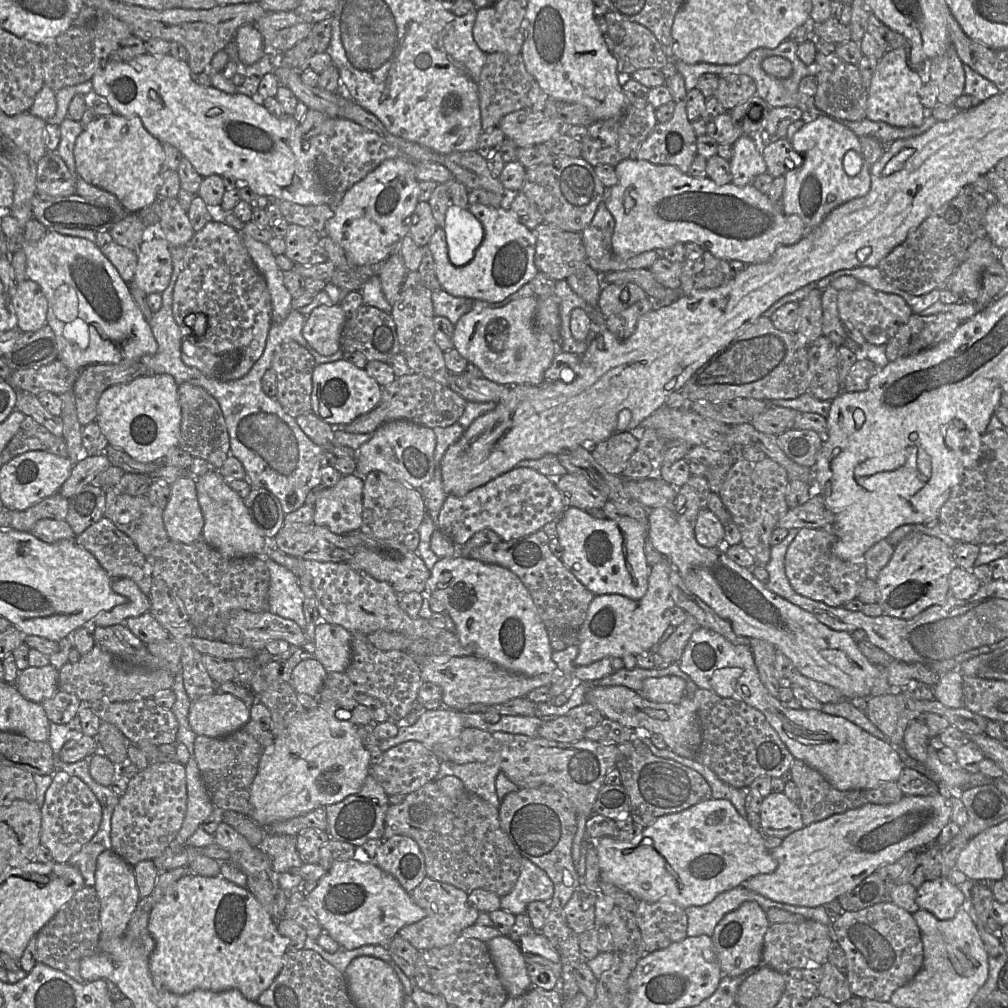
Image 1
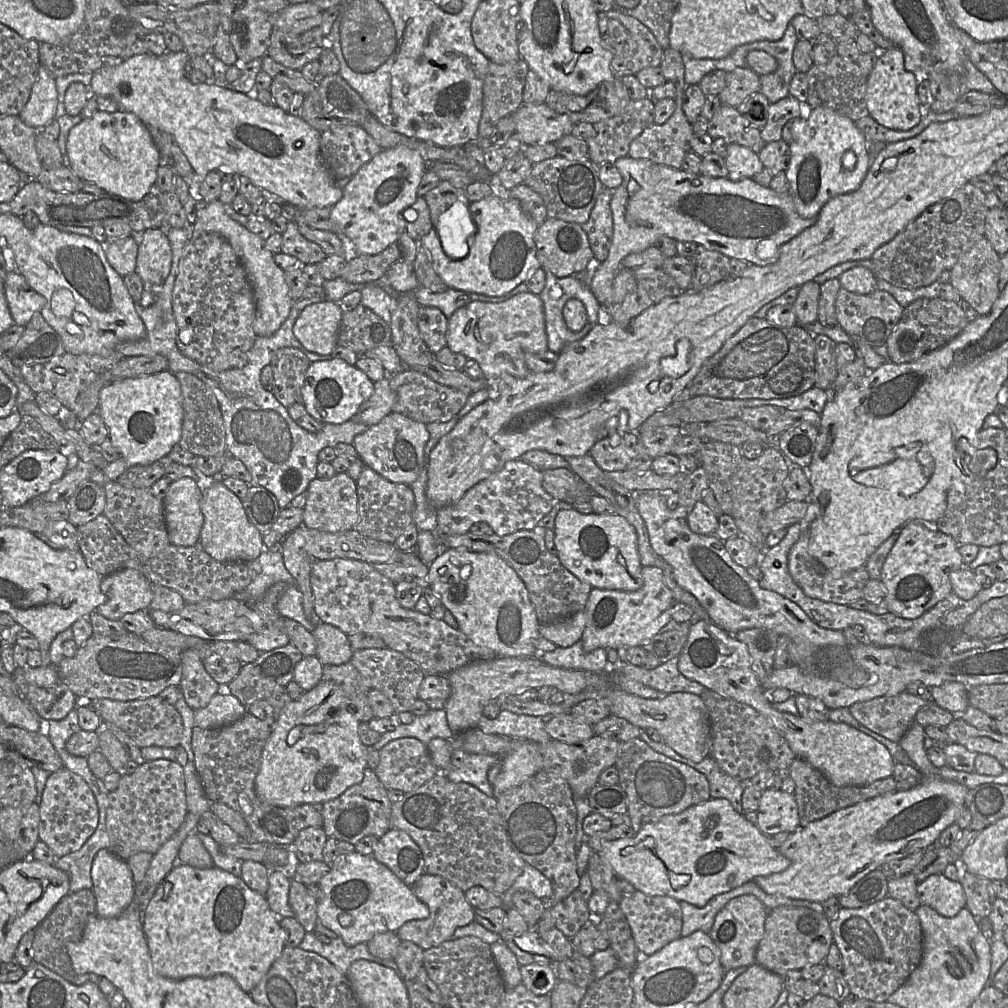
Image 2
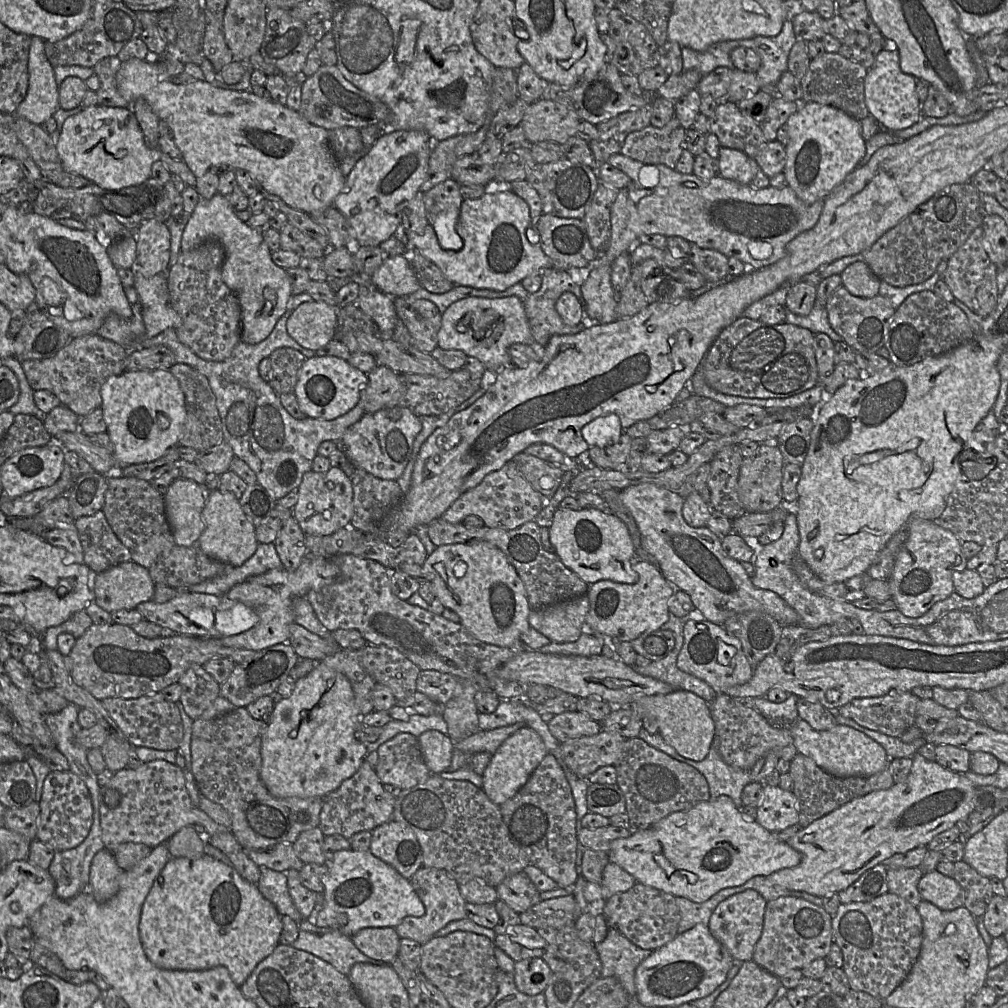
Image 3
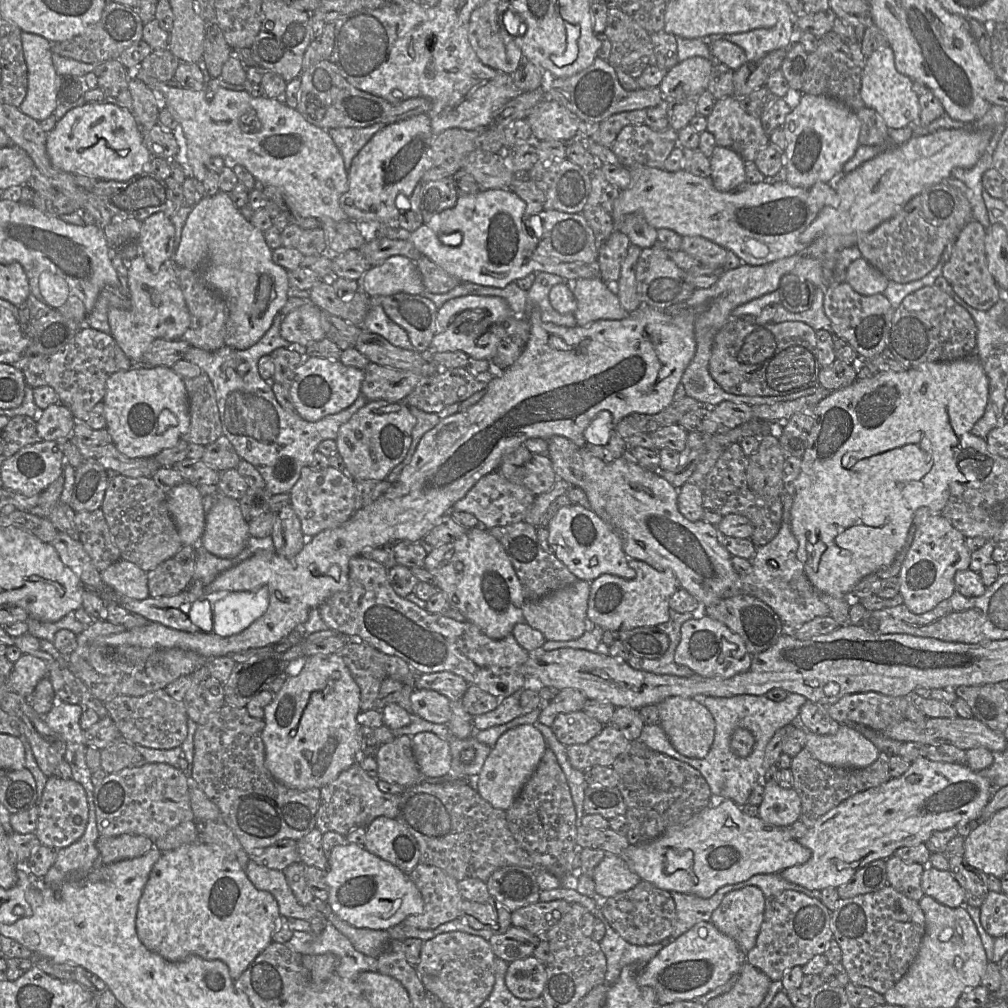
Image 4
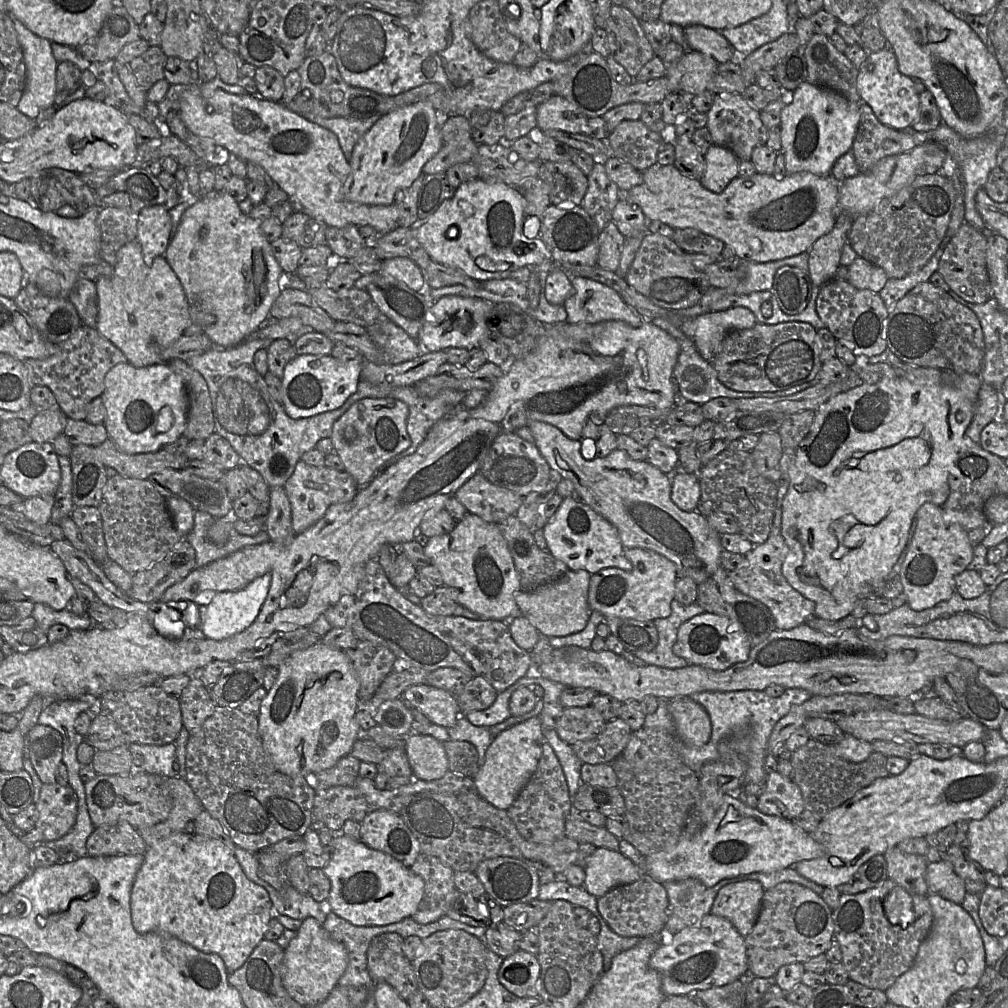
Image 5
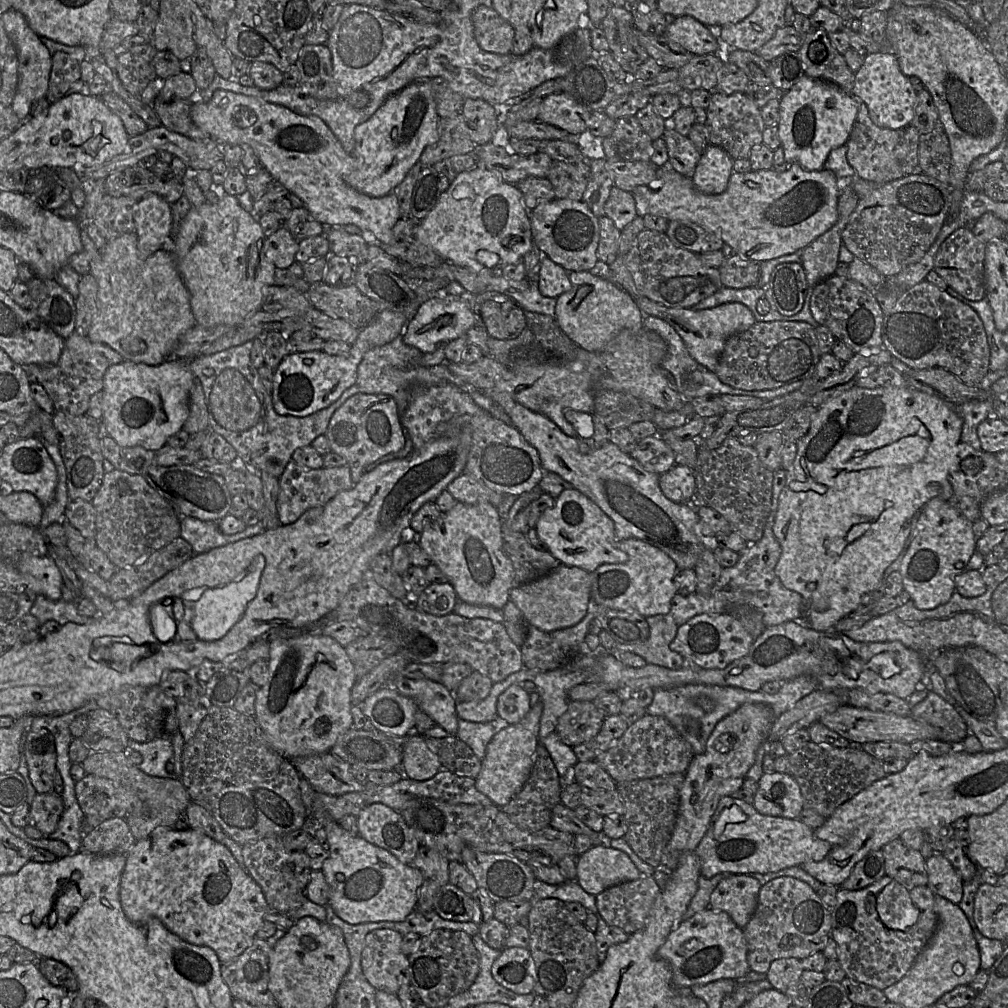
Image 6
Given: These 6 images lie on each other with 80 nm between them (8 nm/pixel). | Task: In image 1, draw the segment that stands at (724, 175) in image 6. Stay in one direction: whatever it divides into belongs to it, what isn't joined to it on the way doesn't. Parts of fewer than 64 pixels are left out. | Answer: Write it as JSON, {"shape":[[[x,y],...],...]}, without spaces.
{"shape":[[[743,135],[733,144],[733,156],[730,163],[732,183],[745,186],[752,183],[754,178],[767,172],[767,166],[754,138]]]}

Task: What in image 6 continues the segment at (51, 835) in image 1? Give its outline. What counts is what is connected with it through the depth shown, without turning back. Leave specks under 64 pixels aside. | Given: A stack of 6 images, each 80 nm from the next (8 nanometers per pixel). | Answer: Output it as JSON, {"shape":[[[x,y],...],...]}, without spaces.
{"shape":[[[38,794],[31,803],[34,826],[47,835],[57,829],[63,813],[63,800],[61,794]]]}

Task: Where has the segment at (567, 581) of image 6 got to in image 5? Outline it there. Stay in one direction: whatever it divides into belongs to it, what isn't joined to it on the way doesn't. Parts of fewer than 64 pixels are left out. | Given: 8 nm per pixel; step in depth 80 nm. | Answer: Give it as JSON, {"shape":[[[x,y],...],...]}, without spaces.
{"shape":[[[568,570],[556,581],[544,584],[534,590],[520,590],[515,594],[515,603],[530,624],[541,635],[563,637],[582,631],[587,625],[590,607],[588,589],[591,574],[586,570]]]}

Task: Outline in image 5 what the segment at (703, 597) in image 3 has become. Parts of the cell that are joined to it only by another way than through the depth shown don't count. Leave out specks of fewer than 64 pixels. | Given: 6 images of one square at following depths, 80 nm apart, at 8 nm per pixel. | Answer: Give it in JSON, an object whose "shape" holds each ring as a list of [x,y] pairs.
{"shape":[[[532,421],[527,427],[534,437],[534,444],[550,468],[562,478],[570,480],[580,499],[617,529],[624,547],[643,548],[666,557],[675,564],[678,578],[692,578],[697,585],[709,579],[720,567],[720,555],[724,550],[720,543],[721,534],[700,513],[683,511],[677,507],[671,499],[672,481],[669,475],[647,461],[632,459],[618,448],[605,457],[587,460],[581,454],[581,442],[567,437],[557,427],[542,421]]]}

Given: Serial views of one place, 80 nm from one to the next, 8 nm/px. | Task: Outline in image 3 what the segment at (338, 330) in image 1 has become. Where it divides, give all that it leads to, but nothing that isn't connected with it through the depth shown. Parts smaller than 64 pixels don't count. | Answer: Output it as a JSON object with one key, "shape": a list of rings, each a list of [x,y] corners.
{"shape":[[[308,302],[295,308],[287,320],[289,335],[302,347],[317,351],[336,337],[337,308],[324,302]]]}

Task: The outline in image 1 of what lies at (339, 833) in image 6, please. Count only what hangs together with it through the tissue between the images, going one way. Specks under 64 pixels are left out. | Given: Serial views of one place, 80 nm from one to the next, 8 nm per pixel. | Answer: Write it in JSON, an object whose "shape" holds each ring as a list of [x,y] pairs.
{"shape":[[[350,859],[334,863],[318,881],[317,887],[307,895],[307,901],[323,931],[347,950],[354,950],[364,945],[388,946],[402,927],[418,922],[427,915],[423,908],[414,903],[411,894],[375,861],[364,863]]]}

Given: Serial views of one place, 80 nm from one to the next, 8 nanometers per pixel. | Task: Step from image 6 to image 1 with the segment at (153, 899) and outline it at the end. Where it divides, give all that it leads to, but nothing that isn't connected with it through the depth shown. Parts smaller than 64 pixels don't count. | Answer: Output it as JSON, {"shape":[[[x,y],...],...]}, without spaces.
{"shape":[[[184,876],[150,911],[148,931],[155,942],[149,957],[150,974],[160,989],[176,995],[194,990],[221,992],[237,989],[248,1000],[257,1002],[280,973],[289,950],[289,939],[279,933],[277,925],[278,921],[267,913],[246,887],[237,886],[221,876]]]}

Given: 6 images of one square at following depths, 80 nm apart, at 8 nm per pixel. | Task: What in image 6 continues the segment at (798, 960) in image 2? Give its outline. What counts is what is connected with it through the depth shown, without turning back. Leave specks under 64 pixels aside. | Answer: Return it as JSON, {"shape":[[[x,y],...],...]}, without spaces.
{"shape":[[[791,877],[774,878],[762,885],[755,912],[743,928],[747,944],[747,961],[751,971],[766,974],[772,961],[781,958],[804,959],[817,951],[823,951],[831,938],[831,908],[821,900],[807,883]]]}

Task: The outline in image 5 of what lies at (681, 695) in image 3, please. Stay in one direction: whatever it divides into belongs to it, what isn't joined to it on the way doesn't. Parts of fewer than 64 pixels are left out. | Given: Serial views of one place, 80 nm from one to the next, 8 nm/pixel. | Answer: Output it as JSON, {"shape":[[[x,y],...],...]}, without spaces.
{"shape":[[[678,697],[669,702],[669,711],[676,727],[676,735],[687,745],[706,745],[712,735],[709,714],[703,706],[690,697]]]}

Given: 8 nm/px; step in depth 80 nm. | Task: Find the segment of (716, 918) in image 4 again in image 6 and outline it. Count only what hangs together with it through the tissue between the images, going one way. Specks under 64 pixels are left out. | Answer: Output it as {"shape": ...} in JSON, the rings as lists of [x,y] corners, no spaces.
{"shape":[[[727,874],[711,893],[709,908],[728,913],[743,929],[755,912],[761,886],[749,874]]]}

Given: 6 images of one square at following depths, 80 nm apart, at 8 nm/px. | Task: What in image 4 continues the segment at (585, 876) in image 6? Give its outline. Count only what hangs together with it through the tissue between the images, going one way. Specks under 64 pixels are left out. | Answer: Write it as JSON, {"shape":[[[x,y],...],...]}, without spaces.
{"shape":[[[606,853],[595,867],[592,879],[595,892],[602,898],[611,897],[635,887],[642,879],[633,872],[620,855]]]}

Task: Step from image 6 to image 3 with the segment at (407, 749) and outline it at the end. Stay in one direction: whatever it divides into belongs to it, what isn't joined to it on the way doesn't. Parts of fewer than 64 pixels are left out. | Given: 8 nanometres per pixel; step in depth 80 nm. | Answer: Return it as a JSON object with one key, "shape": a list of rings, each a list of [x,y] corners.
{"shape":[[[428,730],[418,738],[420,749],[432,775],[447,772],[451,762],[454,743],[448,735],[441,732]]]}

